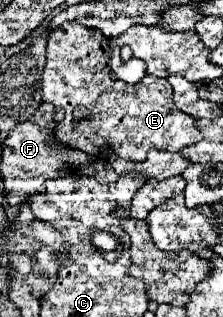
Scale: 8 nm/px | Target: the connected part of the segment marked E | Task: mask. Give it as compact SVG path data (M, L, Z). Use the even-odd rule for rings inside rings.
M64 22L50 34L42 72L42 100L66 110L66 118L54 130L58 142L90 154L114 152L132 162L142 162L152 148L178 152L202 138L196 120L174 106L174 94L166 78L146 76L134 86L114 82L106 64L106 36L78 22ZM76 106L86 106L92 114L78 126L72 124Z

